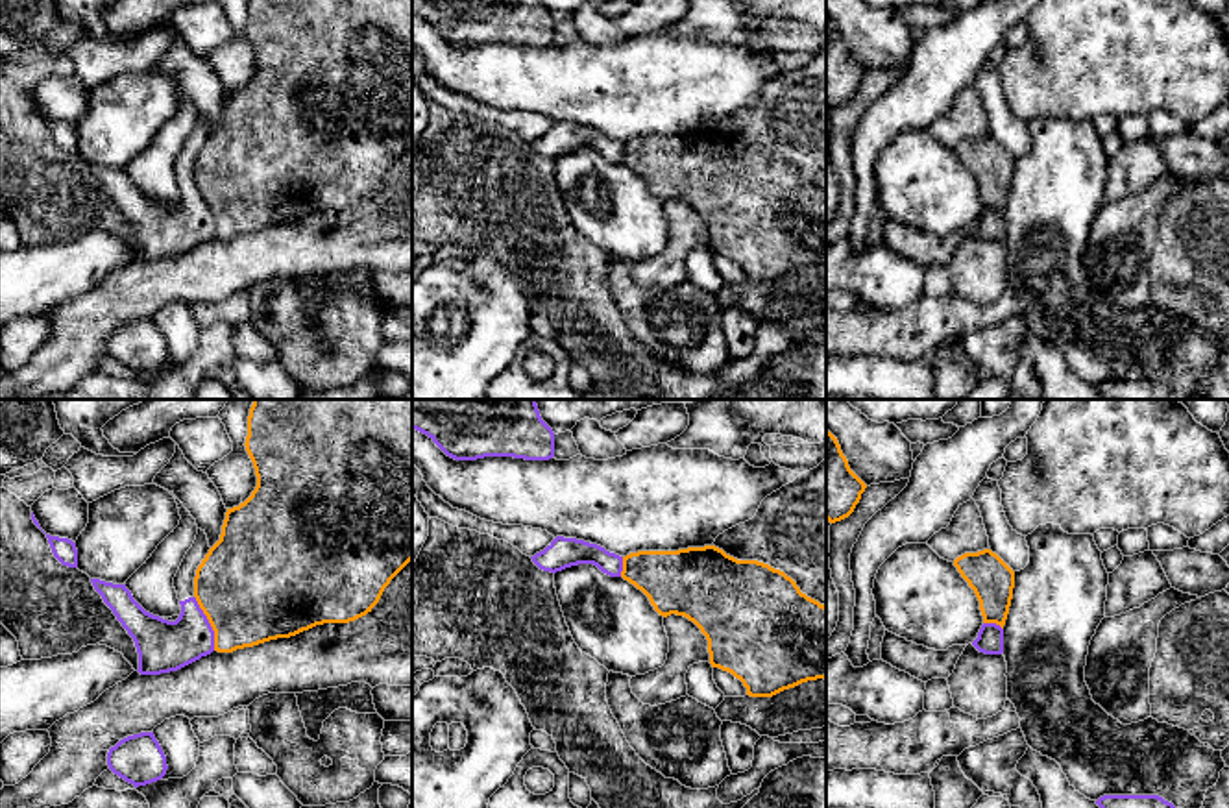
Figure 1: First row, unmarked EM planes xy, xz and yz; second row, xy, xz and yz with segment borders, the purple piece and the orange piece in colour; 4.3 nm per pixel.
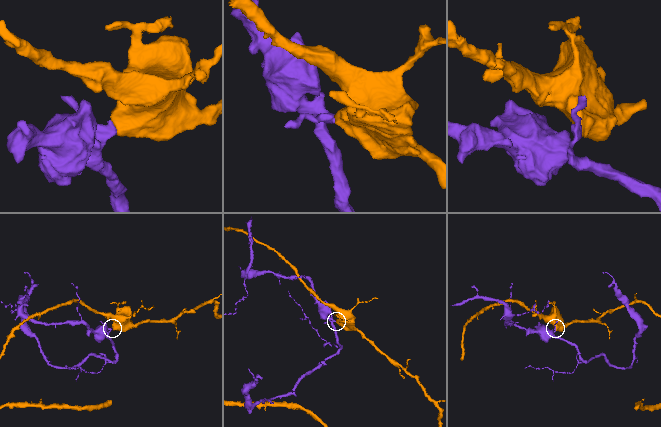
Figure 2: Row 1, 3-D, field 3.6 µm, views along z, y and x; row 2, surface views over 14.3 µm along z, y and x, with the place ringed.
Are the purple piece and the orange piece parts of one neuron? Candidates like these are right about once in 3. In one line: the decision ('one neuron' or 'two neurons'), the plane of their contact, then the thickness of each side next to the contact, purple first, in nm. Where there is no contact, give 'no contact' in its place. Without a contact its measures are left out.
two neurons | xy | 220/480 nm

